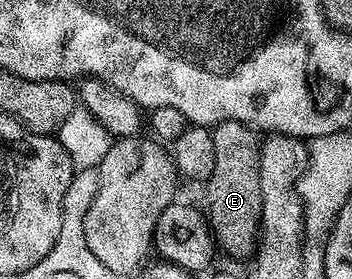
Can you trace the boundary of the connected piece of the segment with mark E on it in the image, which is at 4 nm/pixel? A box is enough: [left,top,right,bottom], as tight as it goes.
[204,121,262,258]

